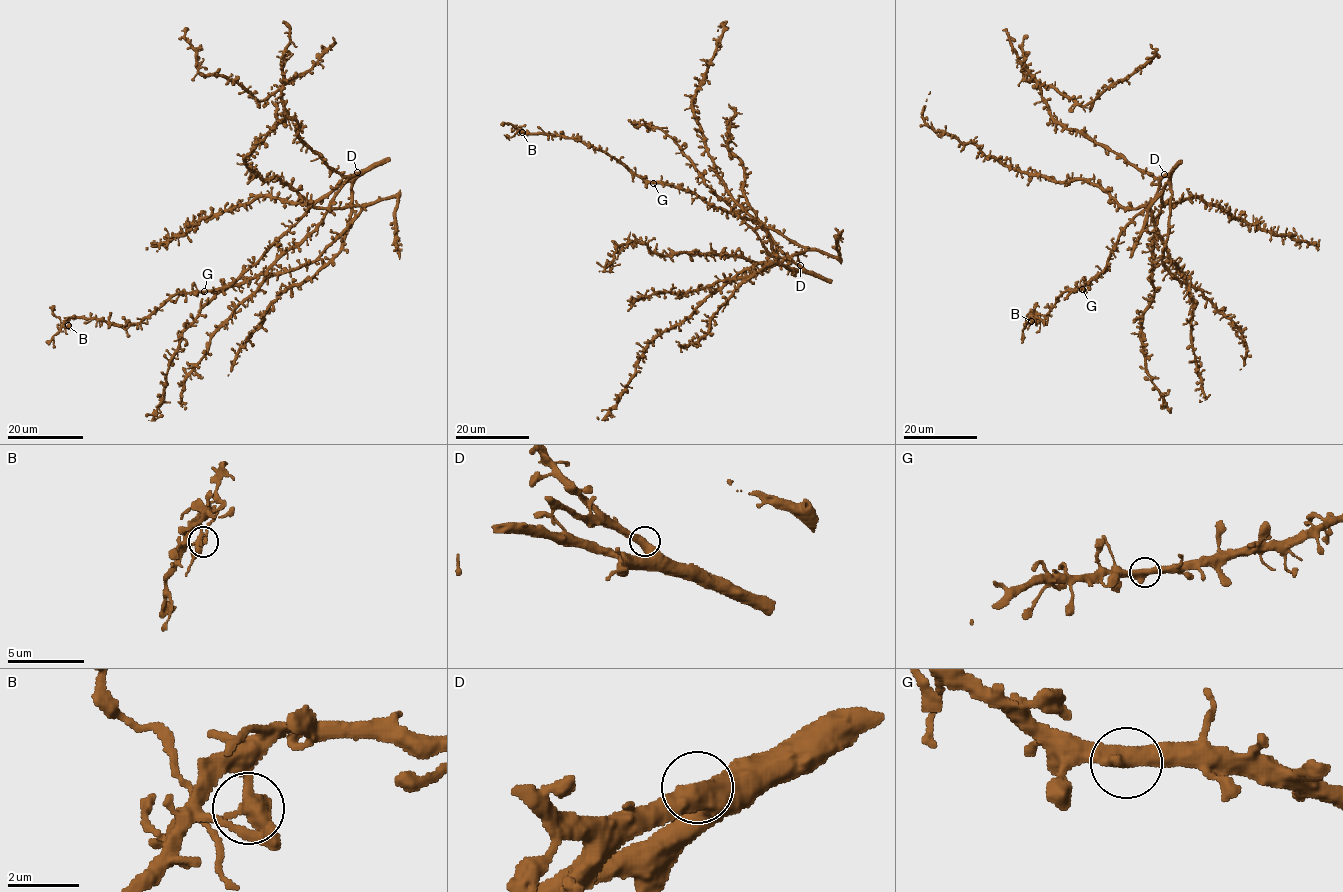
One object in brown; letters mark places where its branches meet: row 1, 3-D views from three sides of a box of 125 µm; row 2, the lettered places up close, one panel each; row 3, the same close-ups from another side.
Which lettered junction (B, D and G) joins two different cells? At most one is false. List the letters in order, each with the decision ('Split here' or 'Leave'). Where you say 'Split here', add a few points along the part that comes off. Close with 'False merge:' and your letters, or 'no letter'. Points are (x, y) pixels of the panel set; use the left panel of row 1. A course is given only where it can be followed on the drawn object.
B: Split here. Course of the part to remove: (68, 326), (64, 326), (49, 306)
D: Leave
G: Leave
False merge: B

